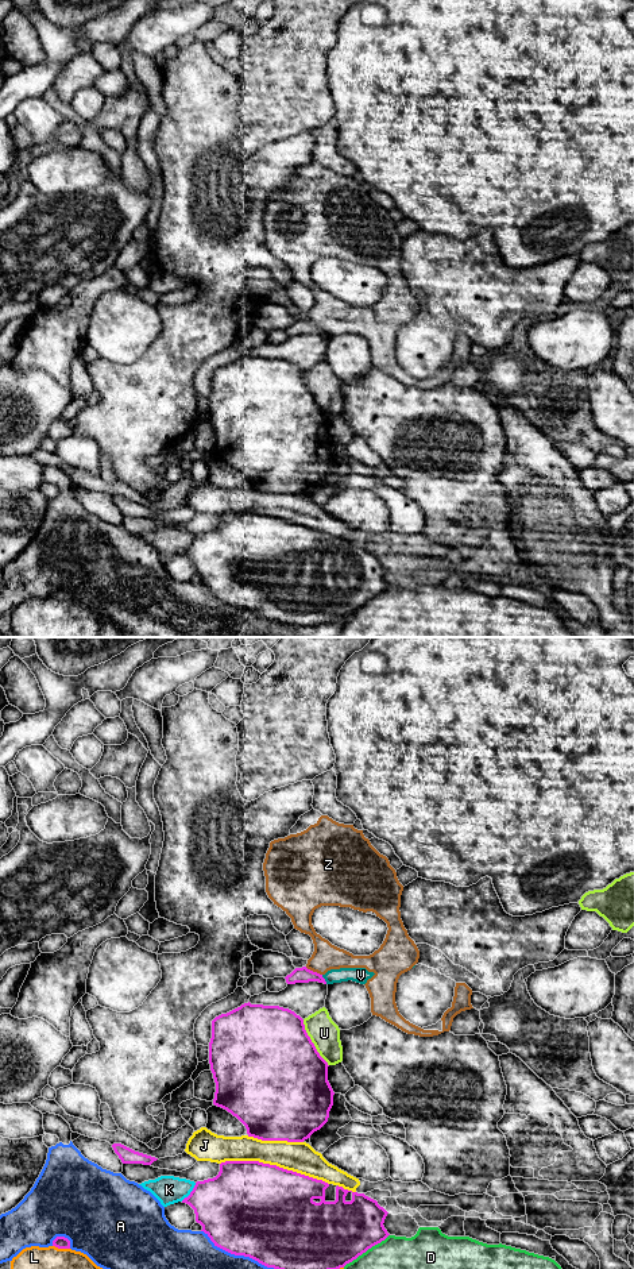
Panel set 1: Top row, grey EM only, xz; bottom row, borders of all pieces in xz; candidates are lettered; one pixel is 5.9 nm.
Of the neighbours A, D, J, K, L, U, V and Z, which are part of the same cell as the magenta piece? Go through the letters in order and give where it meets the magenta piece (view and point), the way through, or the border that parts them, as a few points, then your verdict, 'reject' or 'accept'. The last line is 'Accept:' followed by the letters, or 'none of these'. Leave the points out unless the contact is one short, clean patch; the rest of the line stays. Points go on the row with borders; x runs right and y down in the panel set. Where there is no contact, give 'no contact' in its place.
A: meets magenta in xz at (238, 1254); reject
D: meets magenta in xz at (366, 1250); reject
J: meets magenta in xz at (274, 1165); reject
K: meets magenta in xz at (190, 1192); reject
L: meets magenta in xz at (61, 1248); reject
U: meets magenta in xz at (312, 1042); reject
V: meets magenta in xz at (324, 979); border along xz (321, 975), (327, 983); reject
Z: meets magenta in xz at (312, 971); border along xz (305, 967), (321, 975); reject
Accept: none of these

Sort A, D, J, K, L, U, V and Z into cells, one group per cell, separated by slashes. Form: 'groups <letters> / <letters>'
groups A / D / J / K / L / U / V Z

